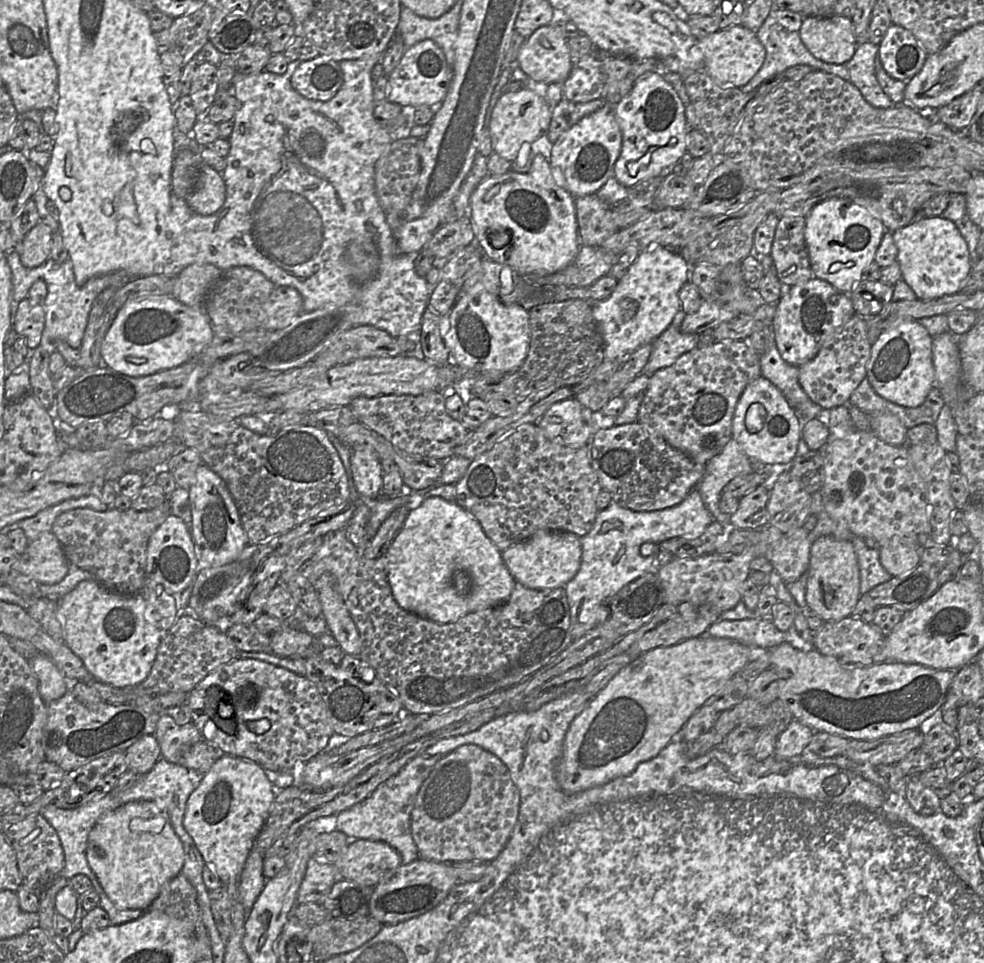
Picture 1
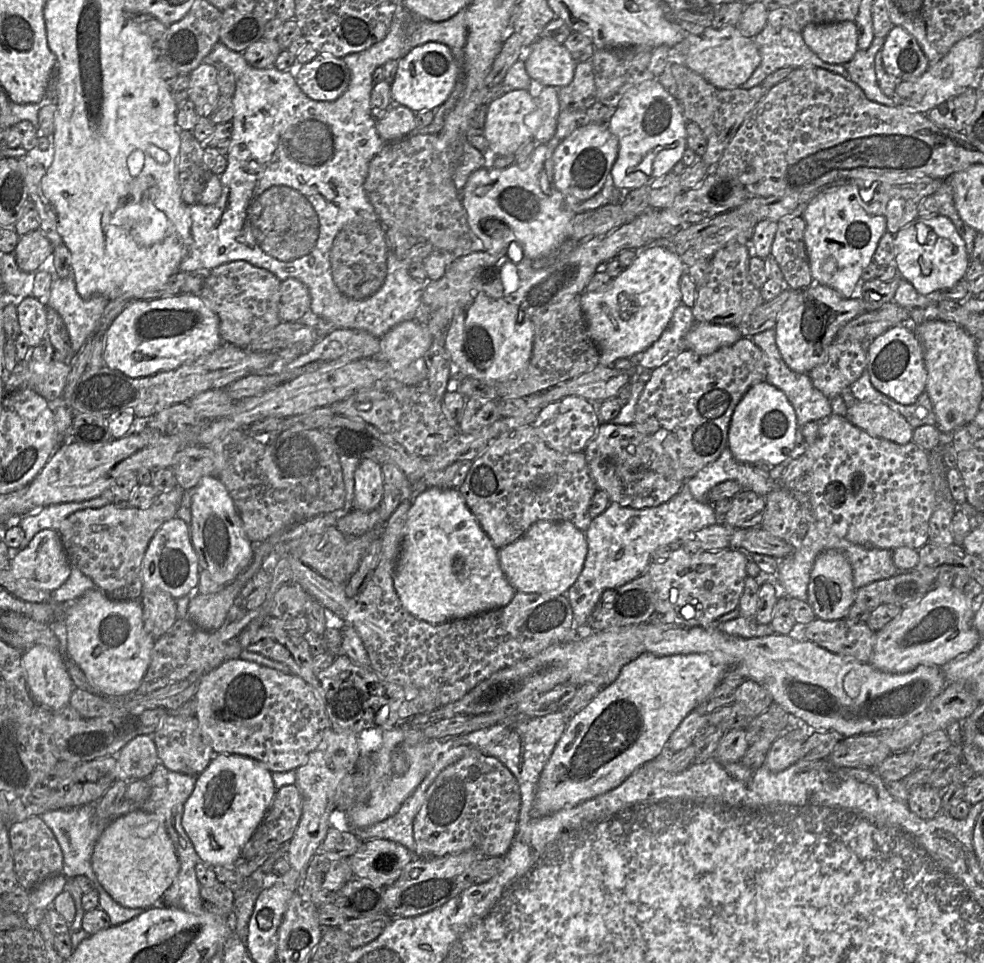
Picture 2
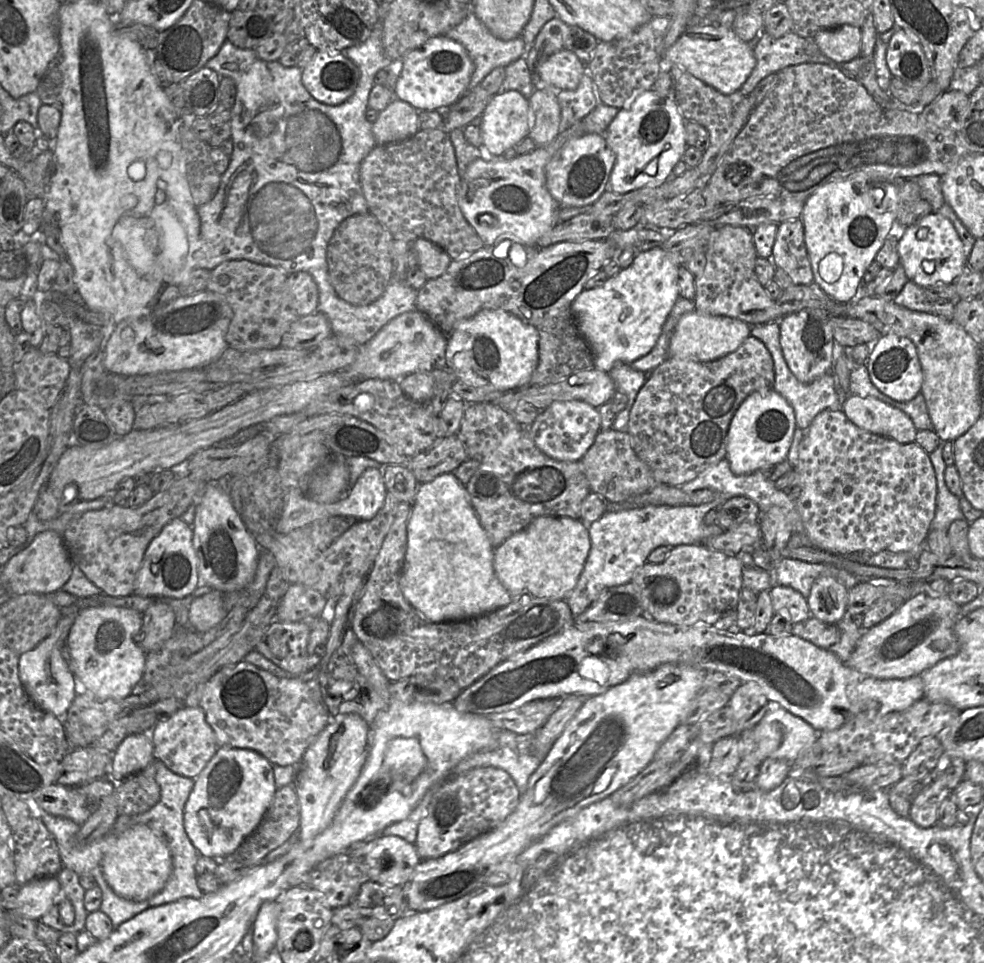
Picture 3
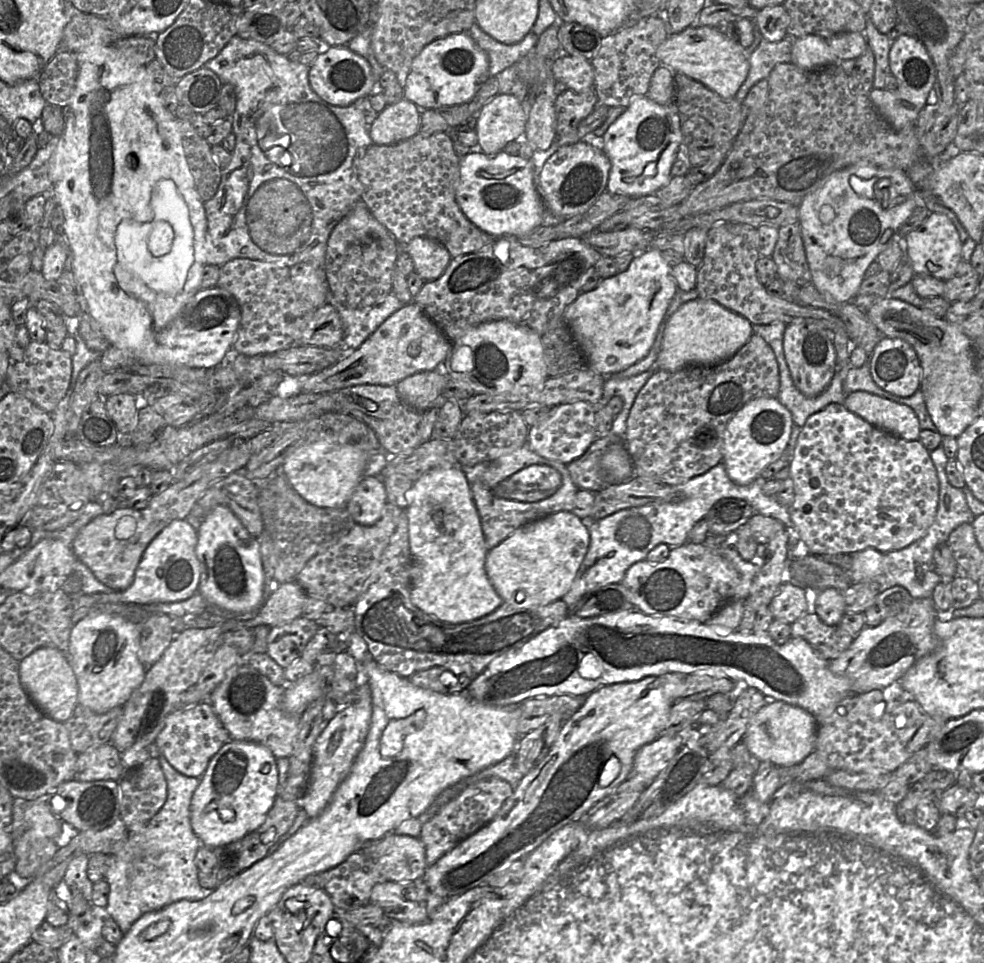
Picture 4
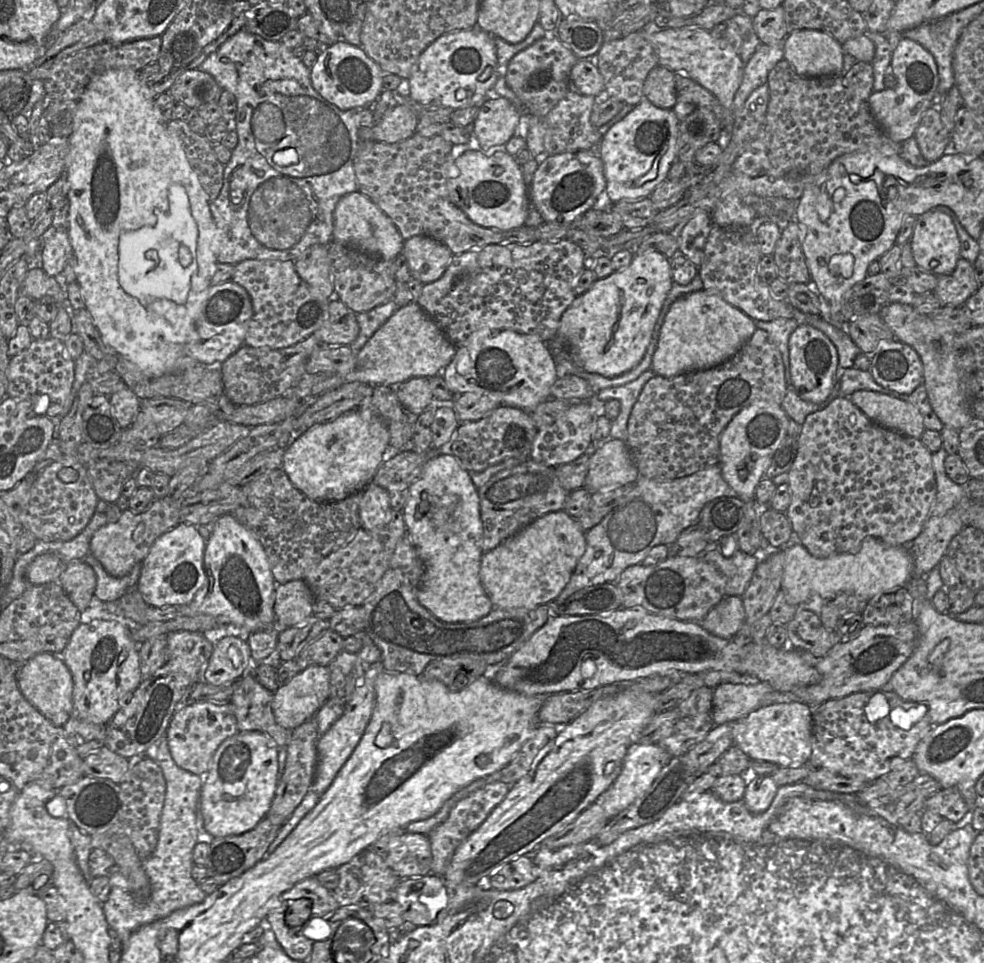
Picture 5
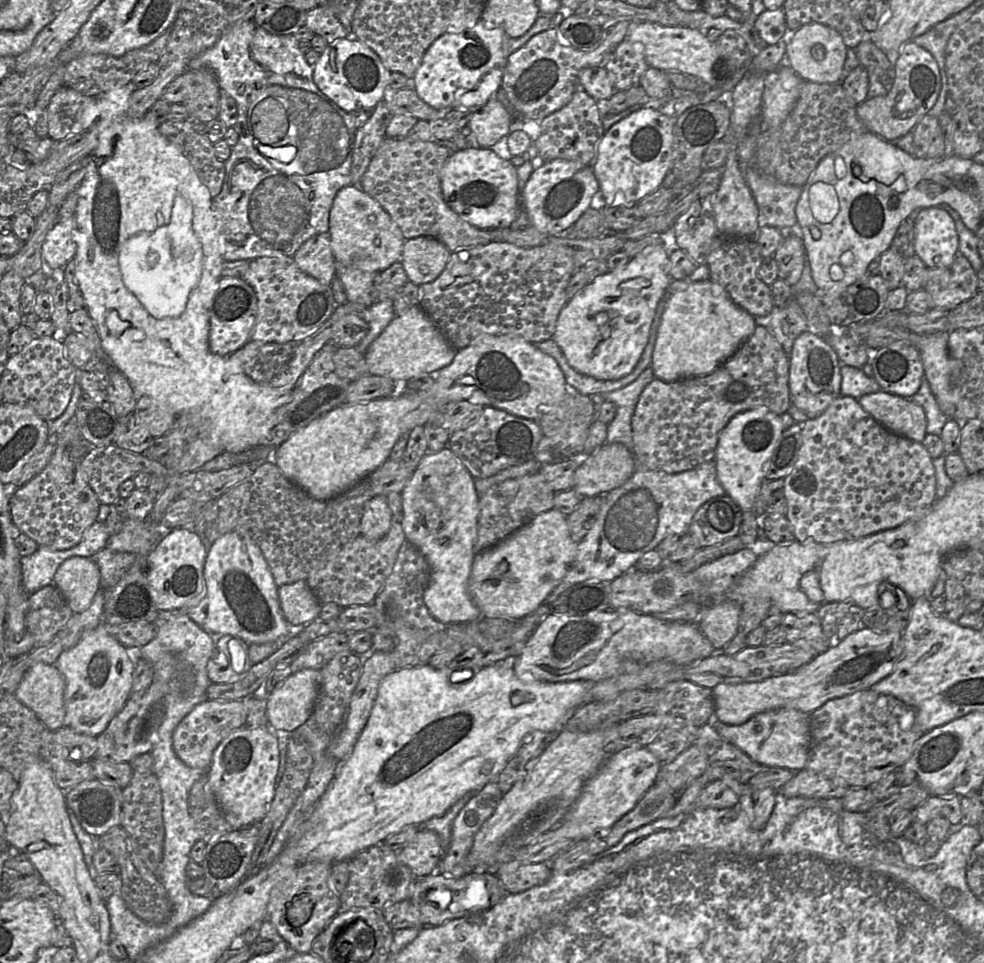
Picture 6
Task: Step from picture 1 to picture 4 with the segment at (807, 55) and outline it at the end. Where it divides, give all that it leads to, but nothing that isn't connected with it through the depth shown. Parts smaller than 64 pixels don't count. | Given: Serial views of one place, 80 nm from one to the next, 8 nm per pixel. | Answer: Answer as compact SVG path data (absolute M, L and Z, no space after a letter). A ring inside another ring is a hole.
M787 35L784 39L769 42L762 39L758 47L748 55L749 72L735 98L743 102L749 90L760 80L767 79L772 69L780 63L791 62L792 45L796 38Z

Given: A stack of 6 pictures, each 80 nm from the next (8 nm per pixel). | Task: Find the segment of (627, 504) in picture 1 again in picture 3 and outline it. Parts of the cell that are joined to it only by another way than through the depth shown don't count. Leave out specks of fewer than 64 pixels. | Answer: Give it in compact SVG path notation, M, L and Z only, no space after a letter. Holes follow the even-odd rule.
M612 428L600 430L580 463L591 491L602 496L607 503L627 501L658 484L647 464L636 455L628 432Z

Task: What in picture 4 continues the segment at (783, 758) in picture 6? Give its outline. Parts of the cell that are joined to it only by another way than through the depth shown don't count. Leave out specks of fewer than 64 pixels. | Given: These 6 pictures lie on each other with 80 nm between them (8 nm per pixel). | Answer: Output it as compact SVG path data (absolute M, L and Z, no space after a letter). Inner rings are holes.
M768 700L751 719L742 737L751 755L762 764L797 766L816 750L817 722L807 710L782 701Z

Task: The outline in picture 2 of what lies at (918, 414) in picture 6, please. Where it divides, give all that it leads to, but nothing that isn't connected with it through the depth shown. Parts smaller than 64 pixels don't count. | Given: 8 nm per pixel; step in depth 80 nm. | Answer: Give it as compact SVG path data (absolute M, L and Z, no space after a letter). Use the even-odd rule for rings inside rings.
M858 401L848 408L846 418L872 436L897 444L912 441L914 428L902 415L887 405Z

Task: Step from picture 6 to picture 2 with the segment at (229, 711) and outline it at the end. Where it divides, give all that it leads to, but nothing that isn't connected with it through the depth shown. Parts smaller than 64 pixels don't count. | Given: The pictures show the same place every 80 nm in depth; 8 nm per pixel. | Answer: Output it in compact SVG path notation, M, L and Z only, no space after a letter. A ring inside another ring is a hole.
M168 713L161 725L152 734L156 746L158 762L168 770L197 777L213 758L212 748L204 740L199 722L195 716L183 717L177 713Z

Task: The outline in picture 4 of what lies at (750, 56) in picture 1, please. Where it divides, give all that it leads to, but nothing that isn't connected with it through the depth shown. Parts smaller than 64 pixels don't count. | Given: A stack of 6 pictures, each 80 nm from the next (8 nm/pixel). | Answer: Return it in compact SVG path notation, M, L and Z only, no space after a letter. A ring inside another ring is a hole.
M691 25L679 33L669 34L658 47L657 57L673 72L685 74L726 99L736 96L750 67L748 55L739 42L710 26Z

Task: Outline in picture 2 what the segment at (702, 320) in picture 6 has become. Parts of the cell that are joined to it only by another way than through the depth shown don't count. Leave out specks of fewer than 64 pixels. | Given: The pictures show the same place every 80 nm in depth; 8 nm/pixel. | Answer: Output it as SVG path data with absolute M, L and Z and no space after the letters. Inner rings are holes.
M696 322L685 336L685 348L699 355L708 355L742 338L734 325Z

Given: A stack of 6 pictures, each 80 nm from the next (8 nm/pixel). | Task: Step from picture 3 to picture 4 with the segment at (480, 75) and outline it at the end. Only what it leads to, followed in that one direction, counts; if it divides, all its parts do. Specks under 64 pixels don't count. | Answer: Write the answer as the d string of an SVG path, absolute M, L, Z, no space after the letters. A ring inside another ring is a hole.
M476 22L467 33L486 53L489 62L487 75L490 77L497 76L503 70L525 57L533 50L539 37L530 31L521 41L506 45L482 31Z

